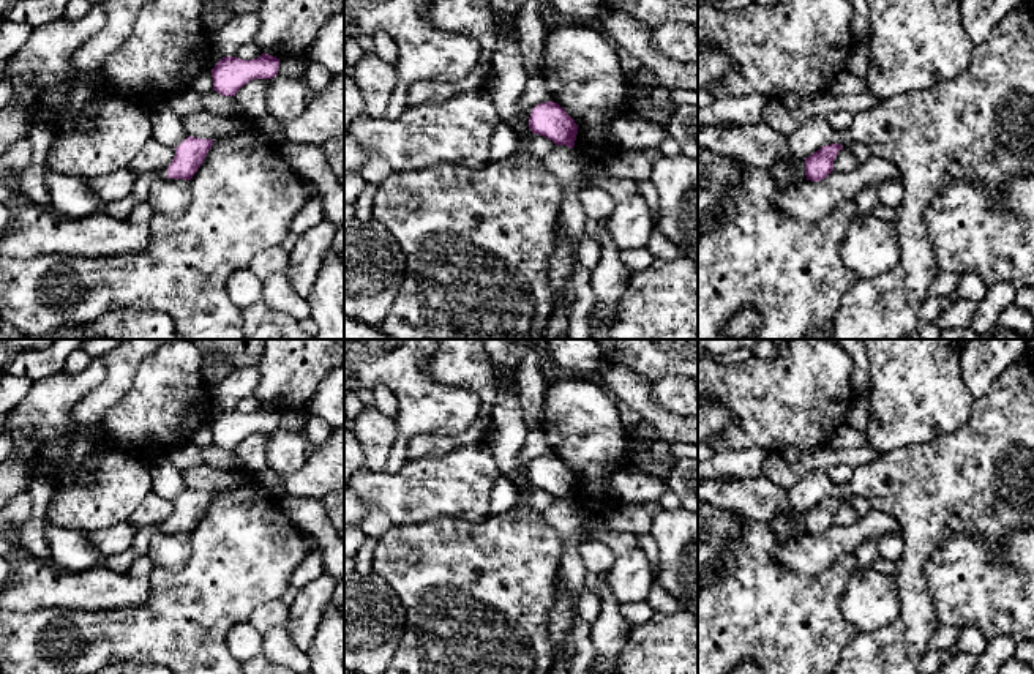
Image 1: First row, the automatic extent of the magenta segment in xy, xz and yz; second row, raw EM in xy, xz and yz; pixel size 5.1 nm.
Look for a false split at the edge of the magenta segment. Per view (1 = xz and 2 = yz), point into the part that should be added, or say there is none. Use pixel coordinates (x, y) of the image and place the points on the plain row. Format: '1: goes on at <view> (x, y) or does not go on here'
1: does not go on here
2: does not go on here

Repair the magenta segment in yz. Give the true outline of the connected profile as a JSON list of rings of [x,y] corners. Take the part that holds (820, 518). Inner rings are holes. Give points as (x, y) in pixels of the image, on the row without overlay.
[[[840,497],[821,500],[818,505],[805,511],[807,534],[821,535],[834,524],[834,513],[843,502]]]

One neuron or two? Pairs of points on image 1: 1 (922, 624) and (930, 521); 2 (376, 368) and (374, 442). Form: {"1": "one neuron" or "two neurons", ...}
{"1": "one neuron", "2": "two neurons"}

